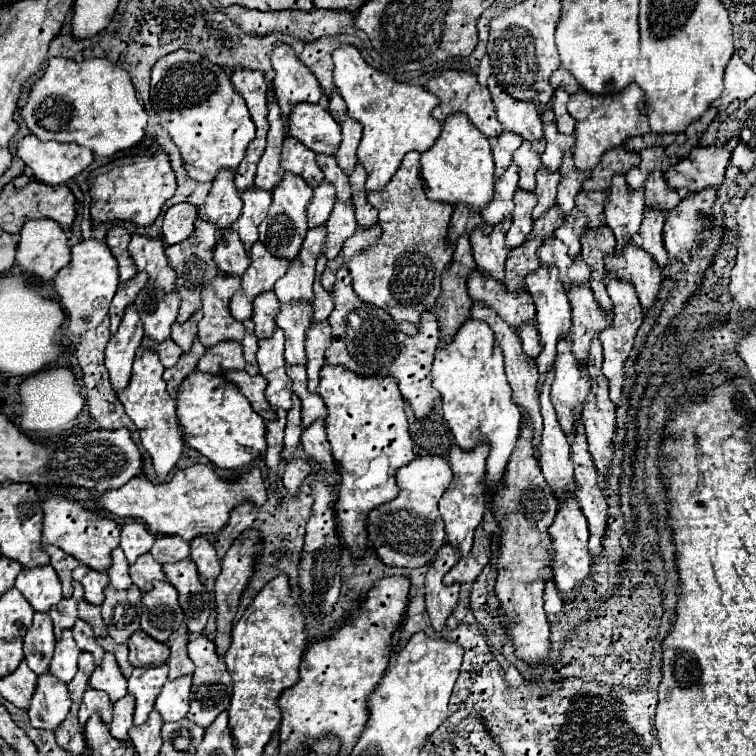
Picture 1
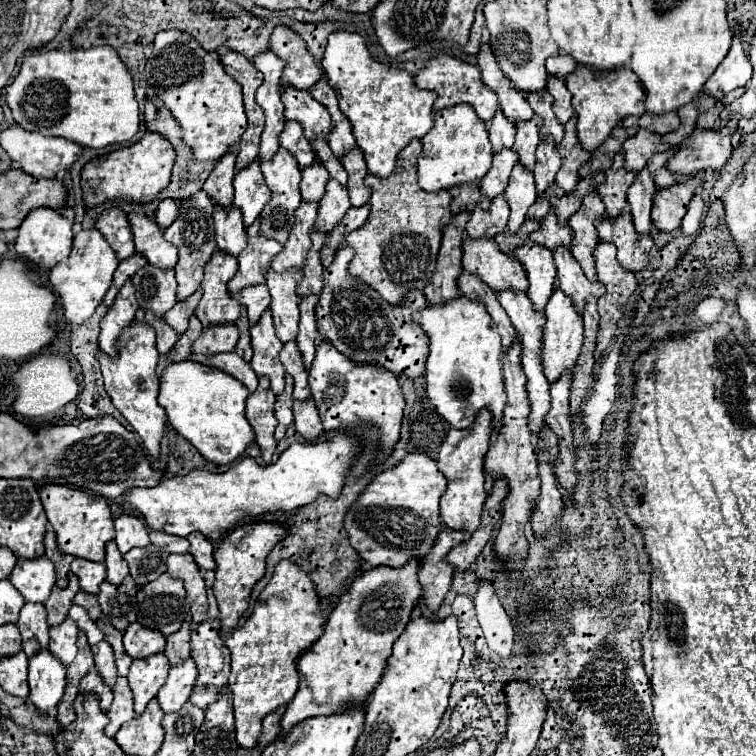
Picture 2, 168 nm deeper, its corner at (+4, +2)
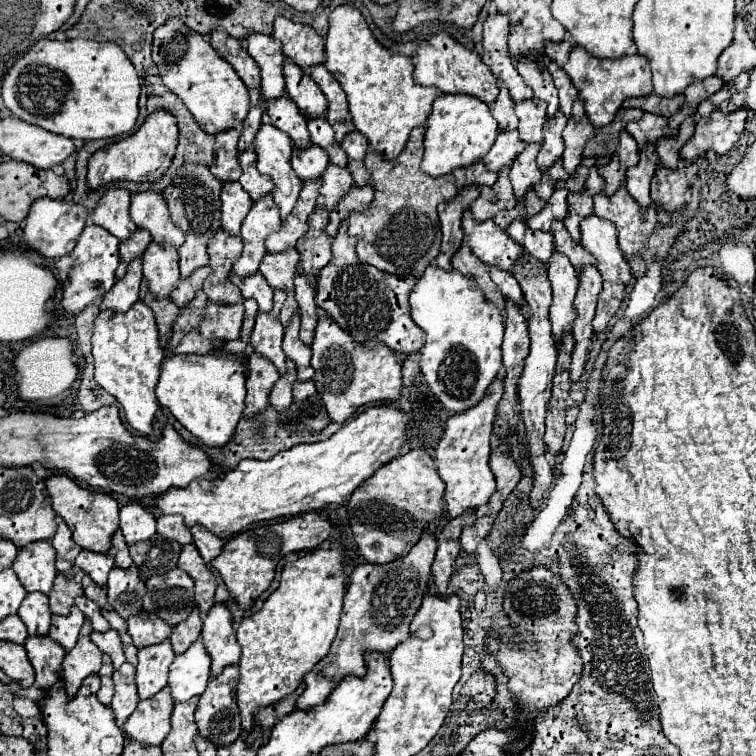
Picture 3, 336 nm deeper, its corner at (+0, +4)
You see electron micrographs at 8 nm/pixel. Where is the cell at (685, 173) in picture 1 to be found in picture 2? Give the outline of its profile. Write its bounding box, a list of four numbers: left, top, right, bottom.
[668,116,738,176]

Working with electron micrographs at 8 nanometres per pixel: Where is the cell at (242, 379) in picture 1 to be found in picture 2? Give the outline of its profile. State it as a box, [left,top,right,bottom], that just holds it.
[190,352,258,392]

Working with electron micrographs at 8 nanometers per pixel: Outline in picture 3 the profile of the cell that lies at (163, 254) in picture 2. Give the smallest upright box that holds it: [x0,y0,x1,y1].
[130,192,184,248]

